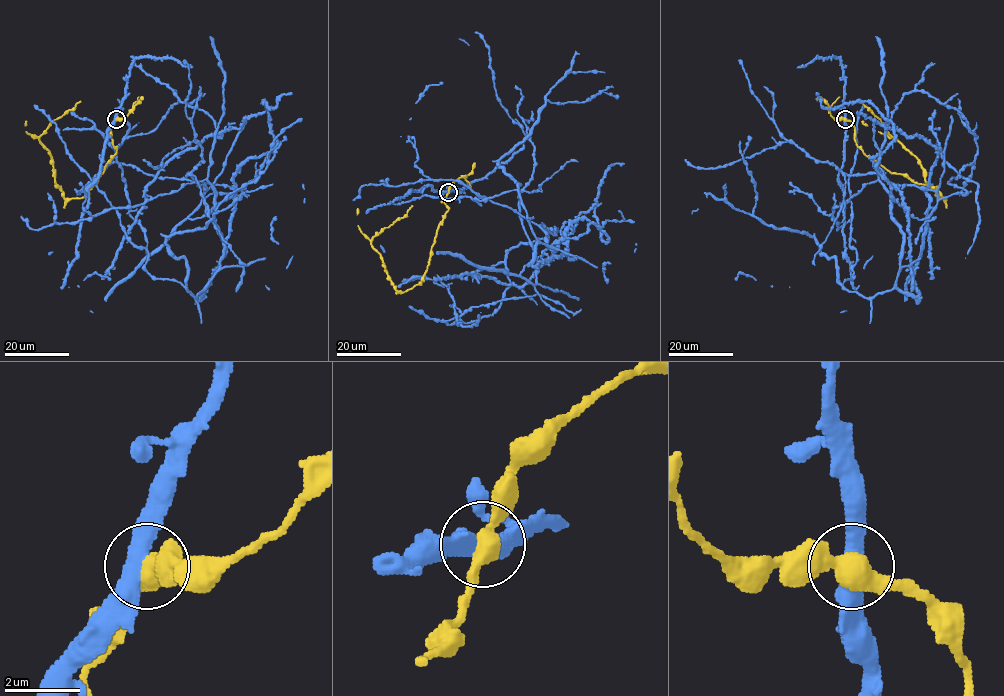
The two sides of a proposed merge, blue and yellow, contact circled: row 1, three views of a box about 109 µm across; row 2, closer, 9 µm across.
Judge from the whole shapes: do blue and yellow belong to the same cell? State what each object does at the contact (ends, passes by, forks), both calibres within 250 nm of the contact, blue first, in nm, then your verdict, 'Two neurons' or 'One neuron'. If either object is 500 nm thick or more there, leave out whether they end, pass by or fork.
At the ring blue passes by. At the ring yellow passes by. Thickness 460 nm (blue) against 460 nm. One neuron

